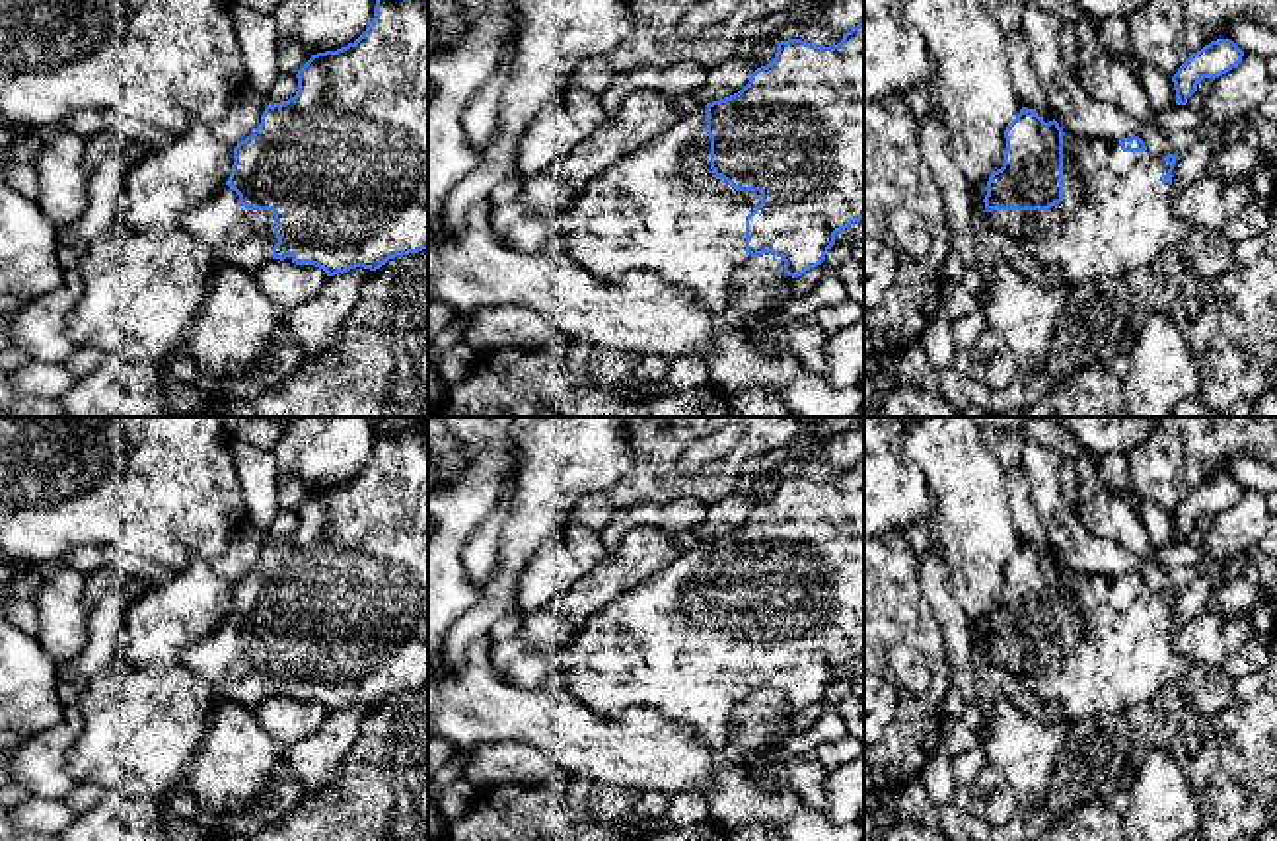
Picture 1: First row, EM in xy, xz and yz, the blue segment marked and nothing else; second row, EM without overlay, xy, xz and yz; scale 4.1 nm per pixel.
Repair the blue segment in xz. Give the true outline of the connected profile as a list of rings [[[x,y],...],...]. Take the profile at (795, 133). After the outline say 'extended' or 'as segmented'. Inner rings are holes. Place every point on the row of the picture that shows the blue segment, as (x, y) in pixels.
[[[864,21],[843,33],[841,43],[833,47],[820,47],[802,39],[779,41],[773,62],[757,68],[738,93],[707,105],[687,103],[668,134],[615,162],[605,173],[588,183],[568,210],[543,218],[549,224],[543,253],[563,253],[603,282],[613,282],[631,271],[656,274],[675,290],[693,292],[712,313],[730,306],[732,280],[753,257],[763,253],[781,257],[784,273],[792,278],[821,265],[835,245],[835,234],[864,220]]]; extended

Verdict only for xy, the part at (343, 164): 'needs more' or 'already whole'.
needs more

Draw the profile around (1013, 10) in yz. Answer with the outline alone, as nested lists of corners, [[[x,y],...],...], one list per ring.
[[[981,0],[985,12],[1003,27],[1008,37],[1014,29],[1022,29],[1022,16],[1028,0]]]

